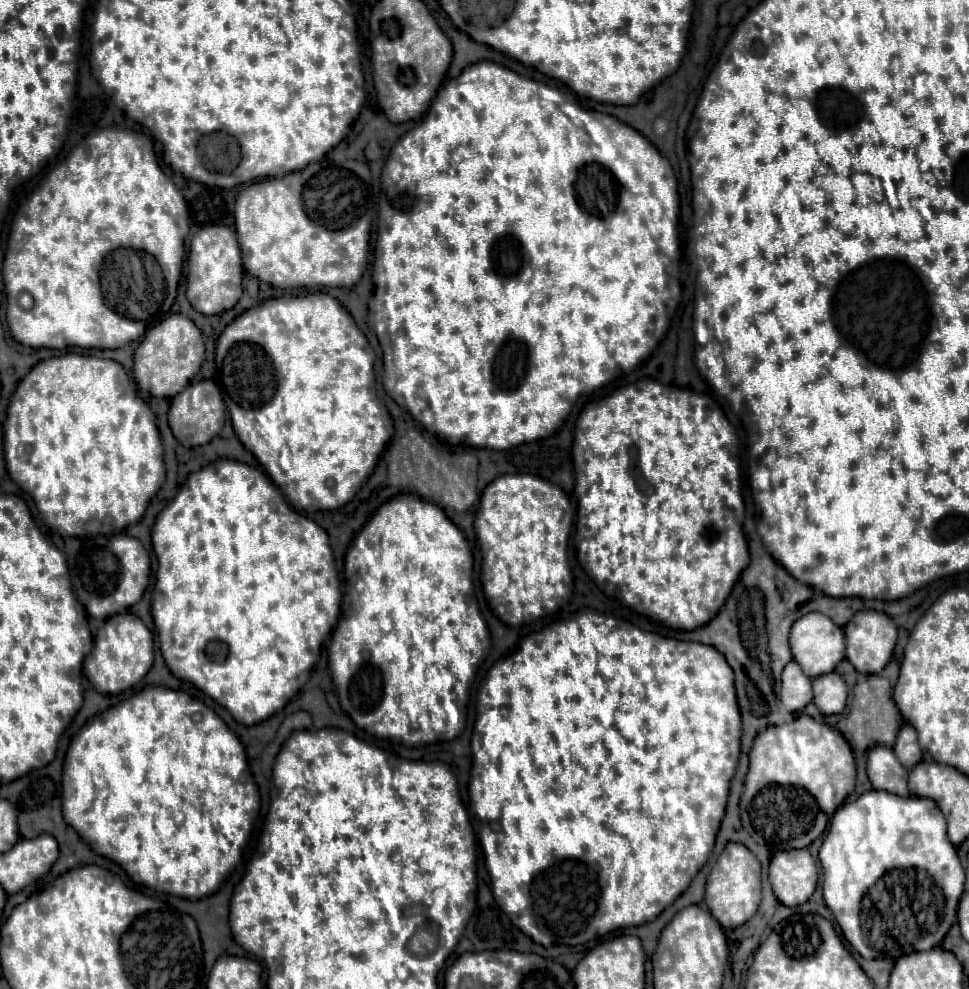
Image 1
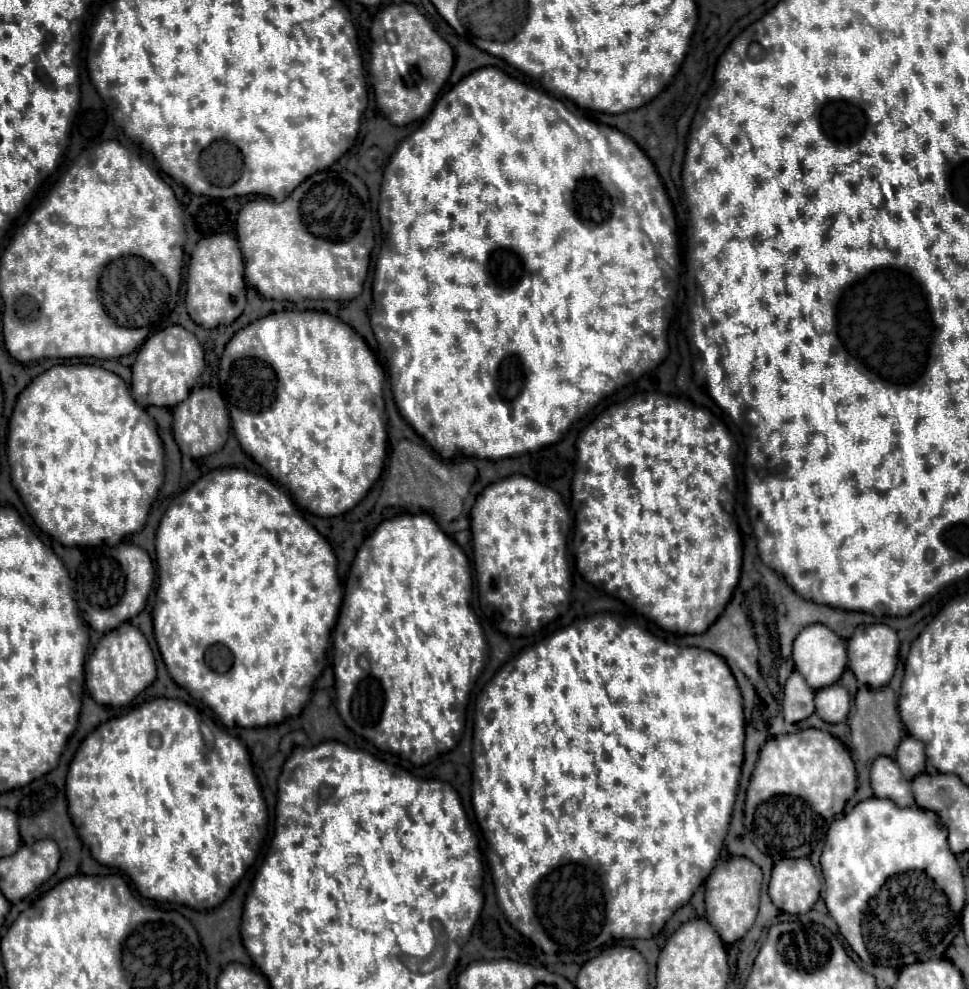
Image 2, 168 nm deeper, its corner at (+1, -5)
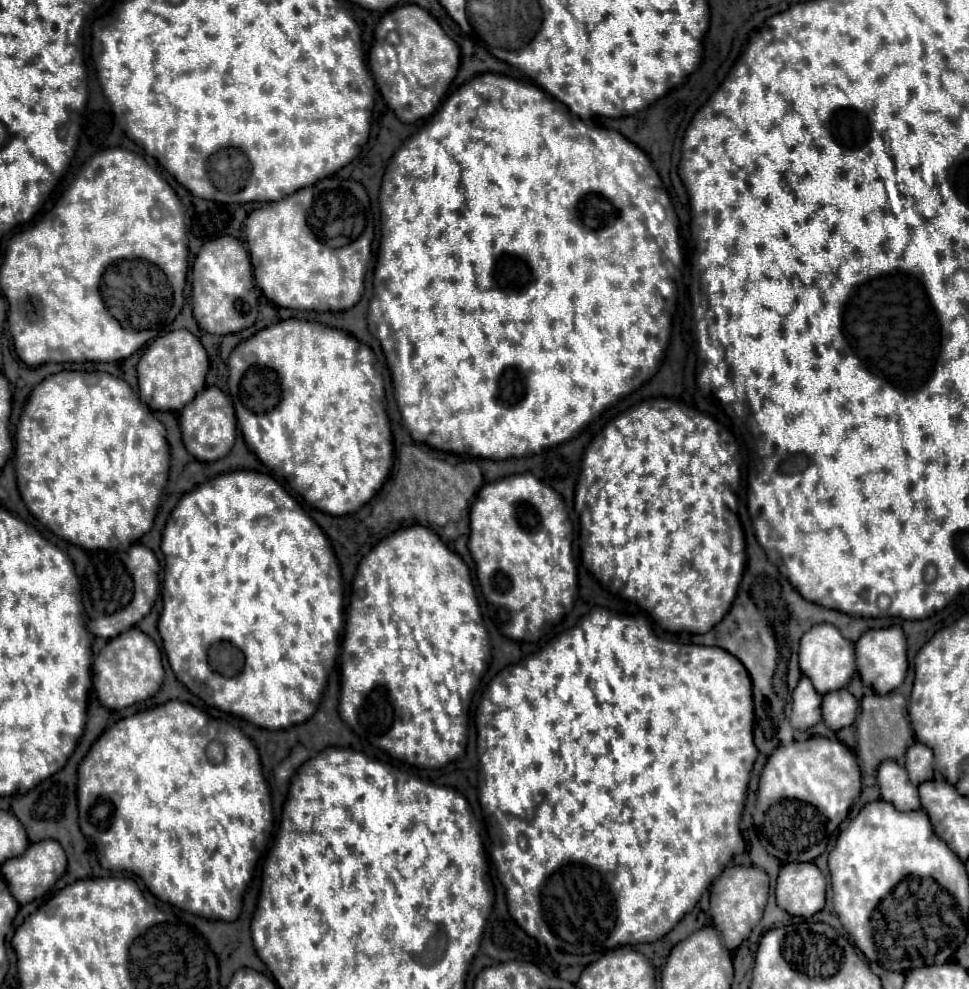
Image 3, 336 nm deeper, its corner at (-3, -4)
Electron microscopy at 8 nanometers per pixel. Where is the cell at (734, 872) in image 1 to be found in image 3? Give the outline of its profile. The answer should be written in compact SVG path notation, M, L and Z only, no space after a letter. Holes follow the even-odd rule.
M735 865L727 867L711 885L711 917L715 929L719 929L723 943L729 951L735 951L759 923L763 909L767 905L769 875L759 867Z

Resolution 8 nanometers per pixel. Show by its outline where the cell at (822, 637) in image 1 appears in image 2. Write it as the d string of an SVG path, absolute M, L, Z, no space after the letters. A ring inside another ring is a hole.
M811 624L799 632L799 636L793 642L793 660L795 660L795 670L803 674L807 684L811 684L813 690L825 688L835 684L845 666L847 666L847 650L845 650L845 640L841 640L833 630L829 630L823 624Z

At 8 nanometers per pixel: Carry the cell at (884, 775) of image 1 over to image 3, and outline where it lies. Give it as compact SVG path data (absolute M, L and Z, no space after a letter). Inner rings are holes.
M883 761L877 771L877 785L881 789L881 799L893 803L899 811L921 809L917 787L909 781L905 767L897 761Z

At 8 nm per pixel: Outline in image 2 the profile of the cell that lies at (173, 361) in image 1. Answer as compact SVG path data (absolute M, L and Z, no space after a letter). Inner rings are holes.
M169 326L143 342L143 346L135 358L135 364L131 368L133 398L141 406L173 408L189 396L189 392L199 380L203 368L205 368L203 348L197 342L197 338L181 326Z

